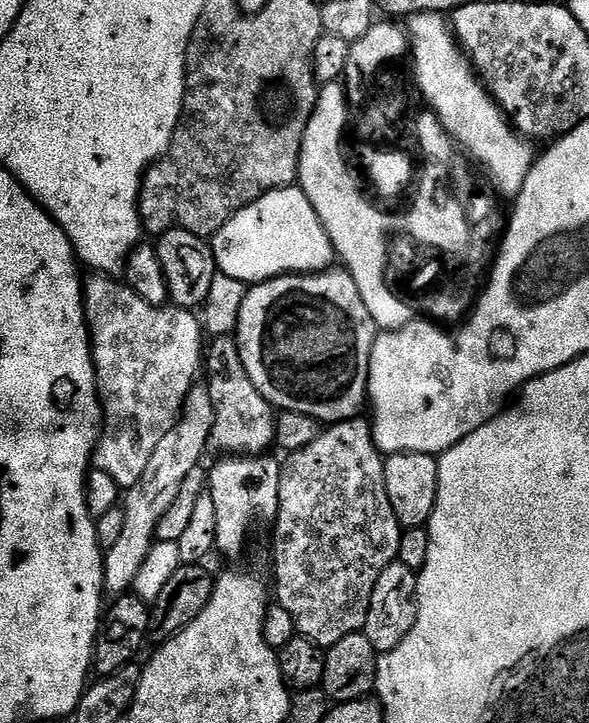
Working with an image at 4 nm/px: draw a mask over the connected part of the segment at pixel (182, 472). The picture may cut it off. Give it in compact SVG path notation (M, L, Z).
M193 386L170 434L166 434L162 442L158 442L154 455L146 466L146 474L142 474L142 478L138 478L138 482L134 482L134 486L123 493L122 507L126 523L122 525L122 534L115 546L110 546L104 552L104 591L109 597L123 596L133 587L138 570L142 569L143 562L153 548L162 514L166 514L166 510L170 510L174 503L174 498L178 498L178 490L186 474L201 467L200 459L203 458L204 451L209 451L215 417L207 387Z

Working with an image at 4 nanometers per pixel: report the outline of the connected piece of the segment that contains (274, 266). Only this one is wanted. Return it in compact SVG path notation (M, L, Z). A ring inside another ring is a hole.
M298 186L279 188L262 194L254 202L250 202L242 210L238 210L211 237L212 253L216 259L216 267L232 280L241 280L244 286L260 284L264 280L272 280L275 276L303 274L306 272L323 272L334 264L334 249L314 206L310 206L310 198Z

